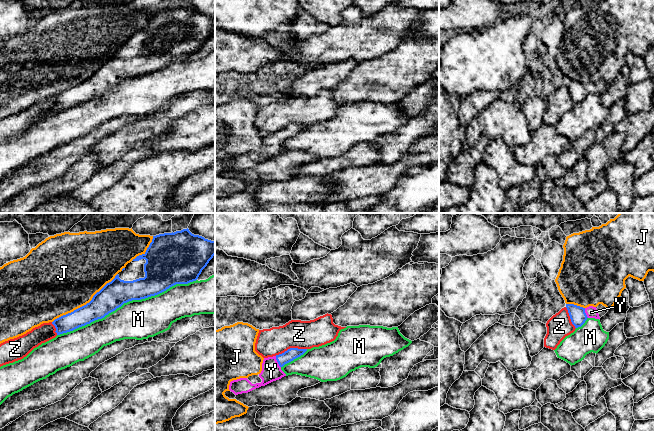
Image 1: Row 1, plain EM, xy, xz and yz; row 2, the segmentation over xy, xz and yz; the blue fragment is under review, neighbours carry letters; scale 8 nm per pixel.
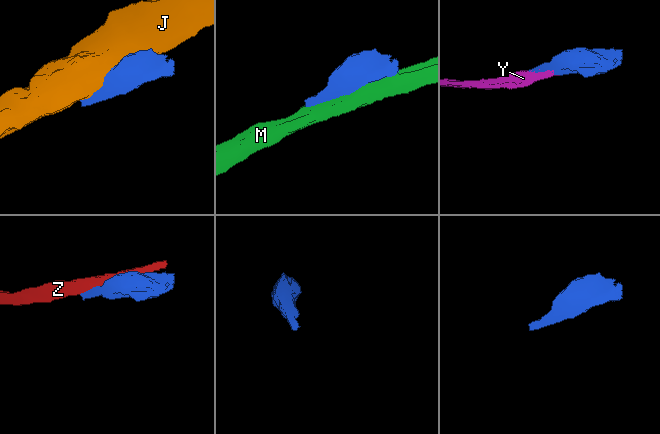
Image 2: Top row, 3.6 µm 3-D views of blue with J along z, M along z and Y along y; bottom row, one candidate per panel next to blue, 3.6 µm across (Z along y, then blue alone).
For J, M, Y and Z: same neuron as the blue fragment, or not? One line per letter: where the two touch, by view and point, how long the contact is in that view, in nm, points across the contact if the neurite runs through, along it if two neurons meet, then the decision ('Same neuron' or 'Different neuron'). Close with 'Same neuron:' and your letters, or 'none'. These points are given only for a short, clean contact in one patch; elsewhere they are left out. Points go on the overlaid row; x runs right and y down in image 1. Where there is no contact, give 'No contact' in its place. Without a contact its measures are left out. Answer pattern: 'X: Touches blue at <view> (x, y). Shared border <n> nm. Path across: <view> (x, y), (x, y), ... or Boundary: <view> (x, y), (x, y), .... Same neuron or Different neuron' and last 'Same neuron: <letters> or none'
J: Touches blue at xy (86, 304). Shared border 650 nm. Different neuron
M: Touches blue at xy (126, 302). Shared border 1200 nm. Different neuron
Y: Touches blue at xz (278, 362). Shared border 100 nm. Same neuron
Z: Touches blue at xz (290, 348). Shared border 260 nm. Different neuron
Same neuron: Y

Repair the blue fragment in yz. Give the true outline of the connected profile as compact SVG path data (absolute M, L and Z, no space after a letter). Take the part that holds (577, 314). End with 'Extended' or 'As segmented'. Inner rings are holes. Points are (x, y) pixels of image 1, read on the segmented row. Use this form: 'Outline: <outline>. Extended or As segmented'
Outline: M566 304L570 319L575 328L581 327L588 318L600 319L608 309L599 304L597 307L589 306L583 308L574 304Z. Extended

